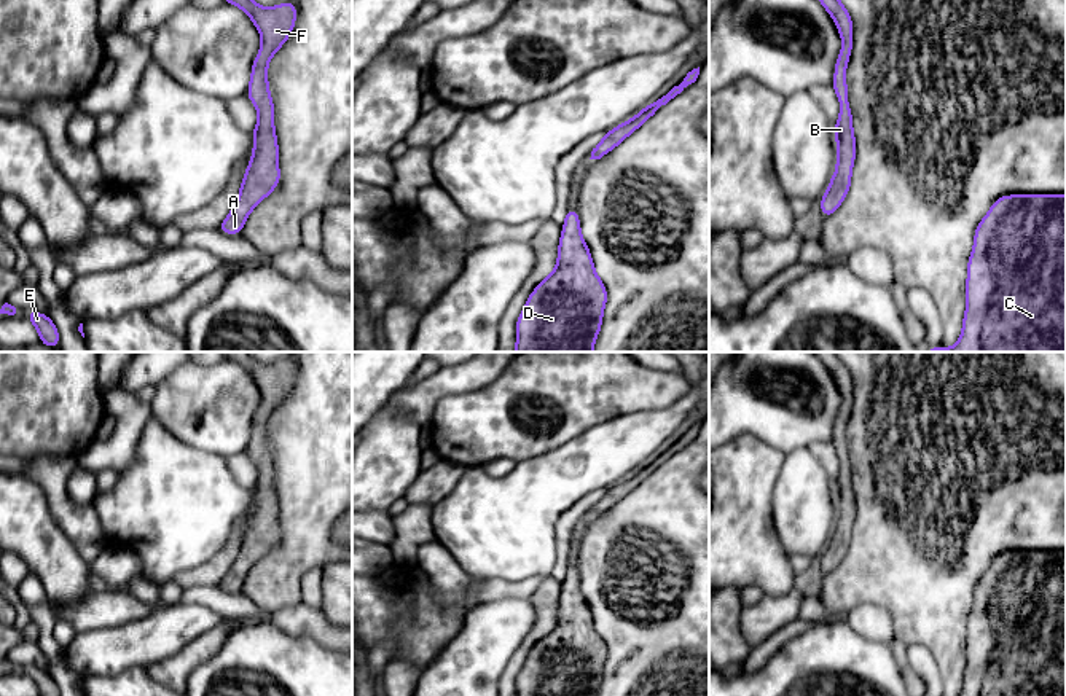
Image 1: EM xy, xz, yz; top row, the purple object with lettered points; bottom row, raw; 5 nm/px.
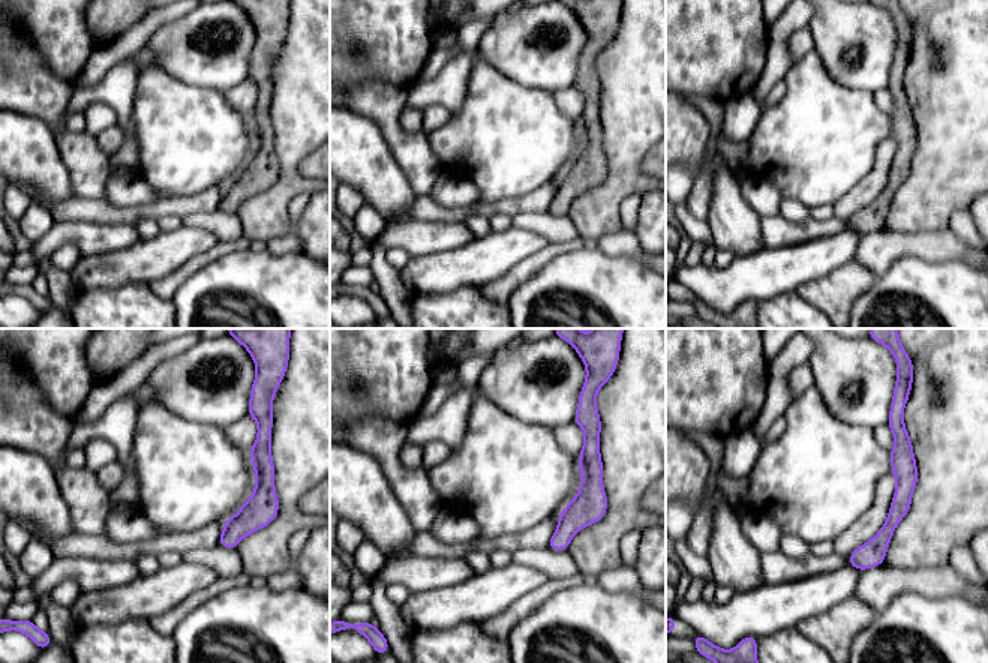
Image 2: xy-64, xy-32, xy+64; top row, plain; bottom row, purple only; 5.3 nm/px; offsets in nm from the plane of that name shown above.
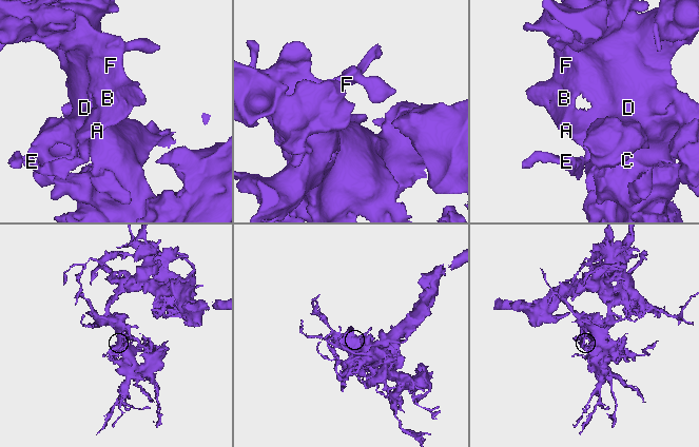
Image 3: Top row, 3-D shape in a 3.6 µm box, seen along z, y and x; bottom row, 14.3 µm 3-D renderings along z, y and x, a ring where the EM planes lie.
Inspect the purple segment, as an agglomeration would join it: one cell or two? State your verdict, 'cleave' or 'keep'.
keep

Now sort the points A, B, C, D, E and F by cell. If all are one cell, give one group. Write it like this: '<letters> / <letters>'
A B C D E F

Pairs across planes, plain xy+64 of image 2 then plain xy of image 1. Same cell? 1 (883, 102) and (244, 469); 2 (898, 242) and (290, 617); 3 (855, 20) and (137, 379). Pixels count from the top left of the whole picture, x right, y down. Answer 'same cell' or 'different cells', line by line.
1: same cell
2: same cell
3: different cells

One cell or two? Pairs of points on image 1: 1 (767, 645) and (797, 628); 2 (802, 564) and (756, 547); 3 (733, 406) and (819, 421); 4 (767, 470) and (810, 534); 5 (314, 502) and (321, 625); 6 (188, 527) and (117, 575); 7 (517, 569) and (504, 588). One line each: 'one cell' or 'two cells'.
1: one cell
2: two cells
3: one cell
4: two cells
5: two cells
6: two cells
7: two cells

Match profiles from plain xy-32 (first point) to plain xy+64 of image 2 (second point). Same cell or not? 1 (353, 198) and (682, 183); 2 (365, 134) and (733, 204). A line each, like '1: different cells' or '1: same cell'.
1: same cell
2: same cell

